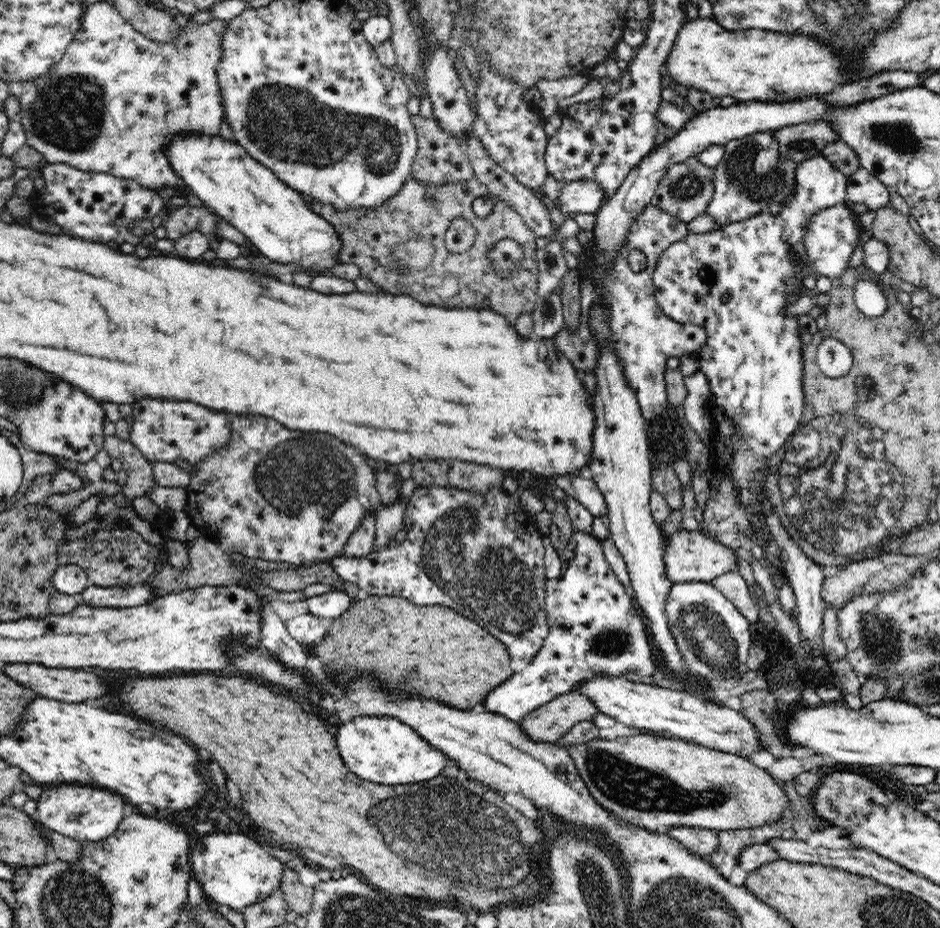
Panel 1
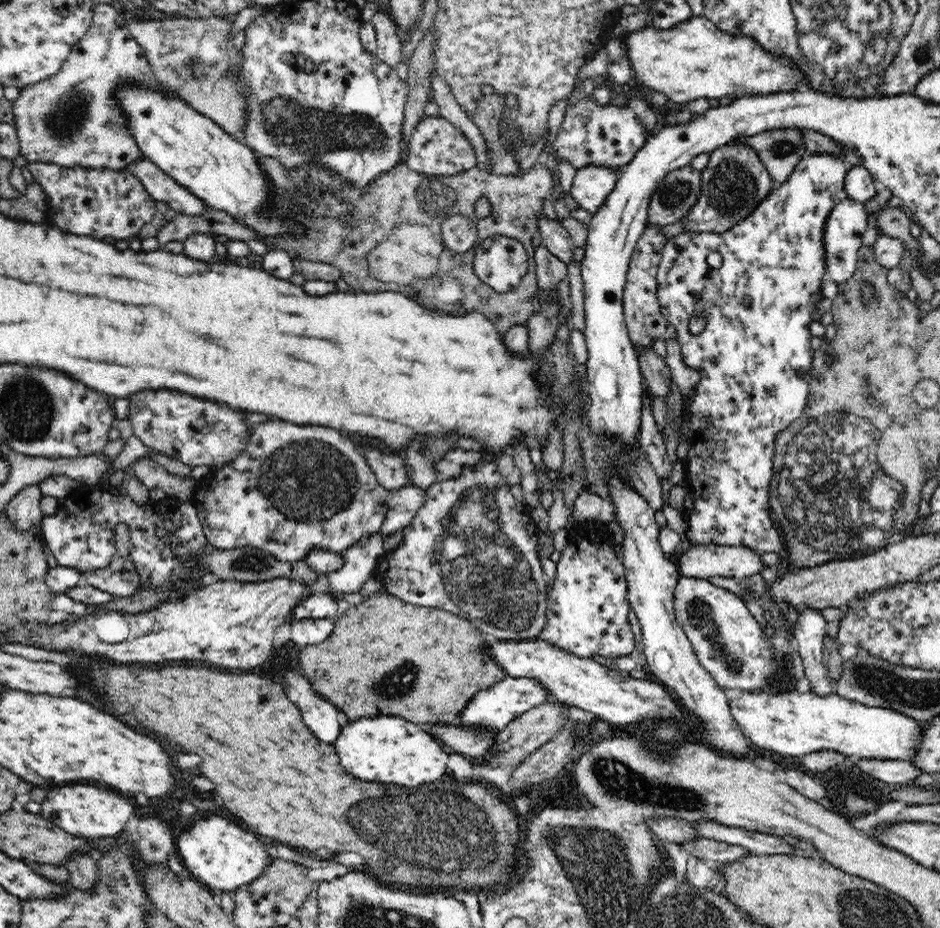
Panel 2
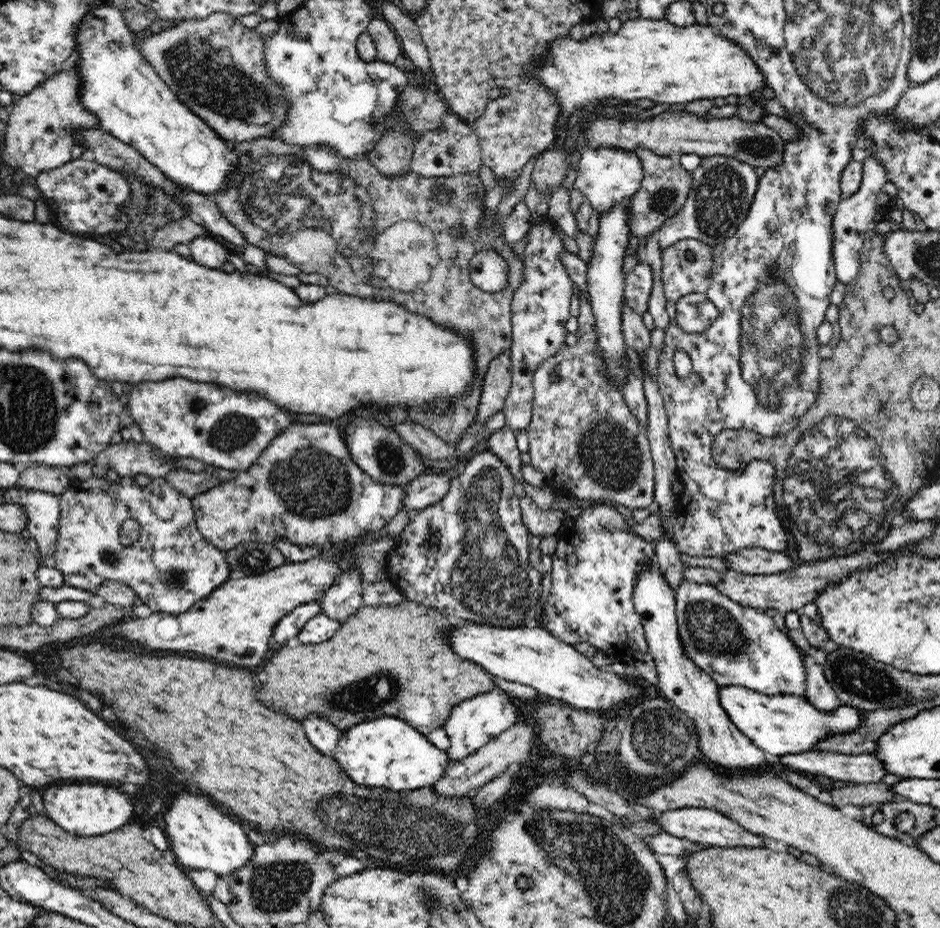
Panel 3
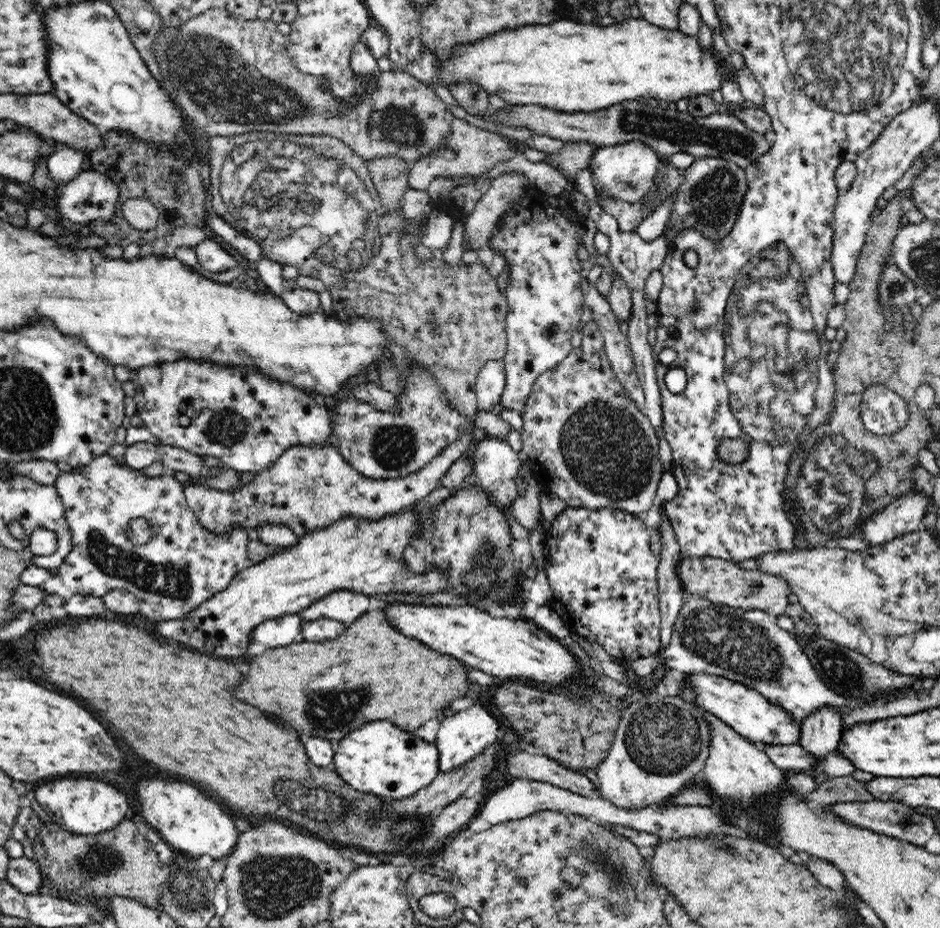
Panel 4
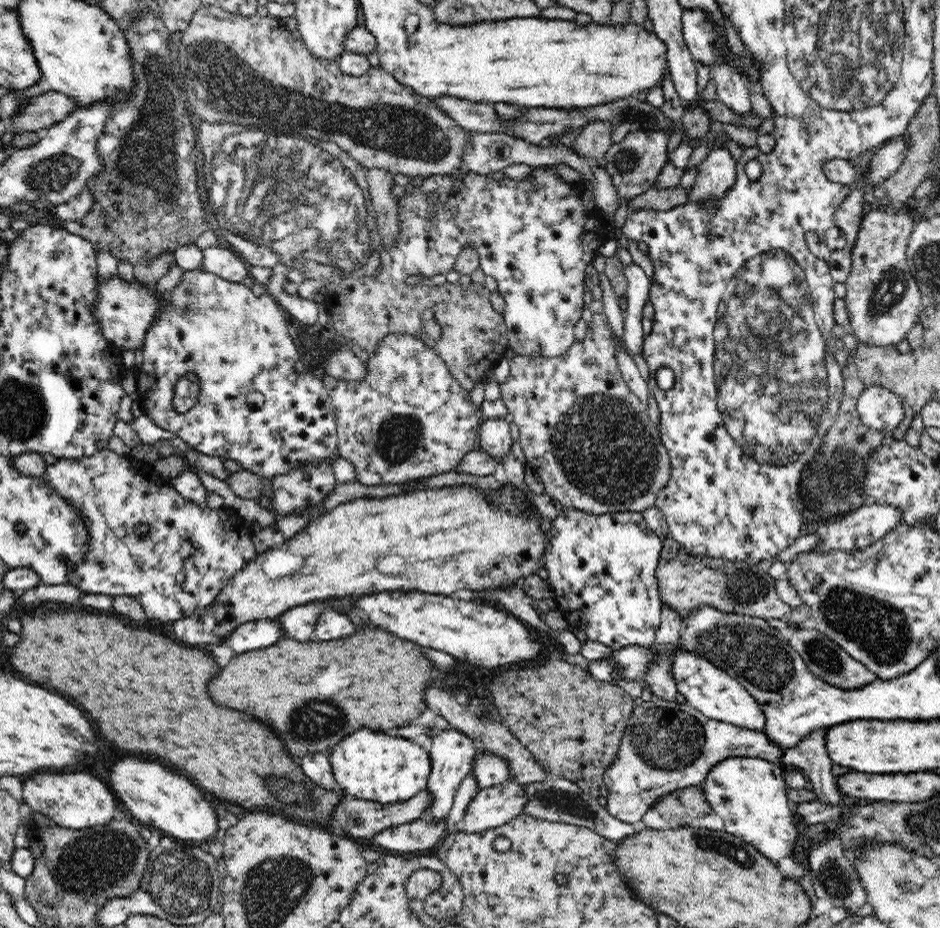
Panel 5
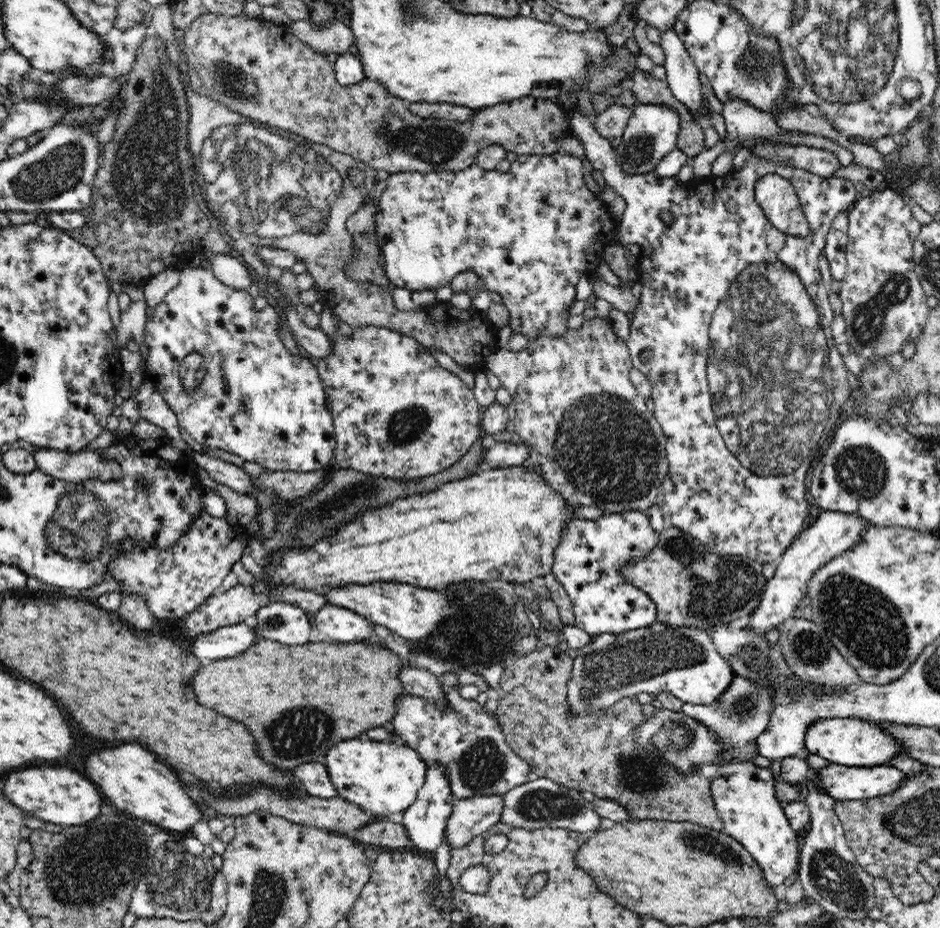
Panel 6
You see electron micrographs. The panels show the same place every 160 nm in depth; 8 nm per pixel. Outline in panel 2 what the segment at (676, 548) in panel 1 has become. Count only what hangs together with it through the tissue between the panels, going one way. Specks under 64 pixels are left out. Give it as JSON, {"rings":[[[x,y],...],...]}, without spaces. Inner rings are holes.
{"rings":[[[690,544],[687,552],[677,552],[673,559],[682,576],[709,579],[710,576],[747,578],[760,574],[766,564],[761,554],[742,545]]]}

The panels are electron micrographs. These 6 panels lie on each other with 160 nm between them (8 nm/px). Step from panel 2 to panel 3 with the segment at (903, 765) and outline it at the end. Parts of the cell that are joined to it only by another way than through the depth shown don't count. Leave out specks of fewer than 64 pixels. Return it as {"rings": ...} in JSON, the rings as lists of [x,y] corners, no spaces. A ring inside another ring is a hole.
{"rings":[[[811,748],[800,754],[785,754],[775,760],[797,772],[823,774],[827,778],[849,783],[875,783],[889,773],[875,753],[844,755]]]}

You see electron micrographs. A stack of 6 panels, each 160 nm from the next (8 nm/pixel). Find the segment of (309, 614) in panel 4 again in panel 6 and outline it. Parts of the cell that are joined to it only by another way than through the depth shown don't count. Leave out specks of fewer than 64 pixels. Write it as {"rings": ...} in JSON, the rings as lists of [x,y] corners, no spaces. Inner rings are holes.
{"rings":[[[272,602],[258,609],[250,621],[258,638],[296,646],[310,640],[310,622],[306,611],[287,602]]]}

